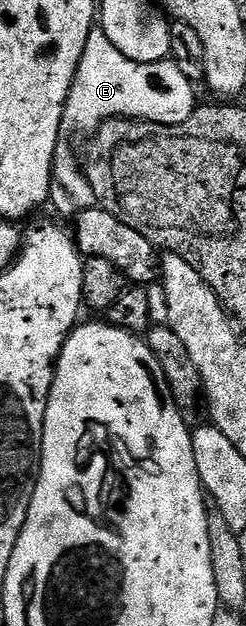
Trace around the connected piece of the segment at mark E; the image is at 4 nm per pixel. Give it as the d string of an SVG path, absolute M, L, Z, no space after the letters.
M101 29L89 34L79 69L65 102L64 126L92 133L107 119L135 119L147 123L183 125L198 106L195 85L168 58L157 63L129 60Z

